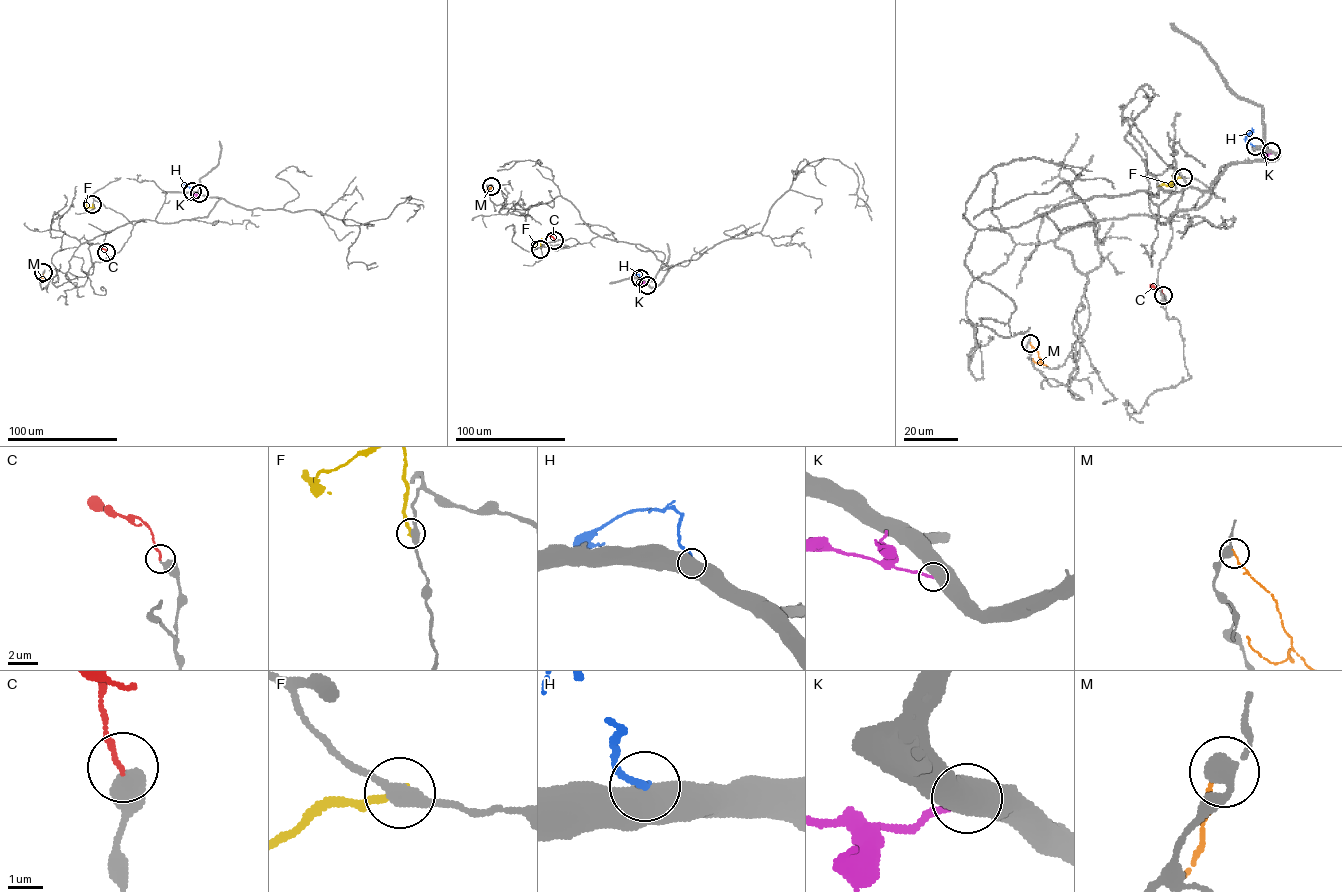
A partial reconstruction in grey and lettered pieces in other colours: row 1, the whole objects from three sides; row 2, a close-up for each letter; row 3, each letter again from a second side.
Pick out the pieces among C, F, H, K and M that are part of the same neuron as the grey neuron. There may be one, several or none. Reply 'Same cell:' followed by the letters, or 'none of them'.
Same cell: C

